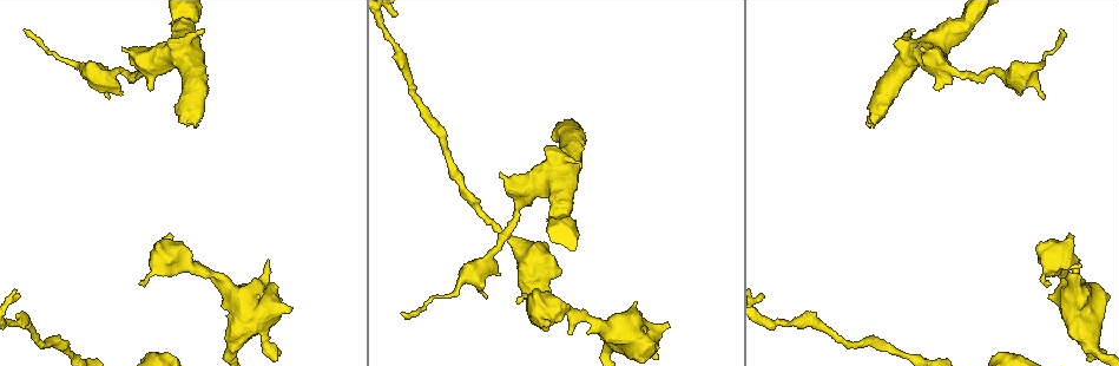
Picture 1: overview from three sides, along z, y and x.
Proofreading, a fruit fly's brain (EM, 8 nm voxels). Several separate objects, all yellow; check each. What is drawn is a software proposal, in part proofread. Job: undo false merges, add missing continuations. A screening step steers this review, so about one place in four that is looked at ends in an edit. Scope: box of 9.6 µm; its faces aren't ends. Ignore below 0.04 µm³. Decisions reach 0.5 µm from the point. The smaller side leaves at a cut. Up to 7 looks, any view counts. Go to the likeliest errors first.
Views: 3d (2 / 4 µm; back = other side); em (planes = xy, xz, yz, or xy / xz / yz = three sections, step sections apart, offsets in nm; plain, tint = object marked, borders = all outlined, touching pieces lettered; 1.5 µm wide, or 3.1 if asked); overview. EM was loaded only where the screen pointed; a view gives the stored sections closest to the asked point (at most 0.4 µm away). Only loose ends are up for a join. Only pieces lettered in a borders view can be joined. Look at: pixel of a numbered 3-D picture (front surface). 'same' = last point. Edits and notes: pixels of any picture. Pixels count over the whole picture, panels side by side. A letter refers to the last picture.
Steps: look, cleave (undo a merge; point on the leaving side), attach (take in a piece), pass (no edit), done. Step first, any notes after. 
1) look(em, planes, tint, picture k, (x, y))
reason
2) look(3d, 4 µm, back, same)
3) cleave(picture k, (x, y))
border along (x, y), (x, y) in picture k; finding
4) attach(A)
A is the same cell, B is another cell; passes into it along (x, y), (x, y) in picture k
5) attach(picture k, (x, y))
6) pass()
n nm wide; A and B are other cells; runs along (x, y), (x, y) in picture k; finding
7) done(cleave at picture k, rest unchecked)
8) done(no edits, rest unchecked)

look(em, planes, borders, picture 1, (189, 124))
stops while still wide

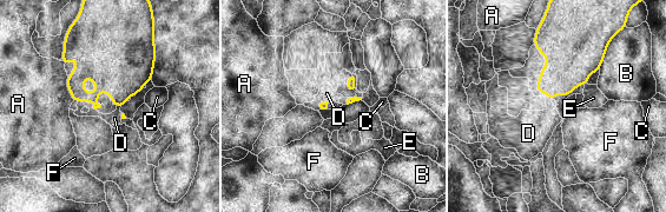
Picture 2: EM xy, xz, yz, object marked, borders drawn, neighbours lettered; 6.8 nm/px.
attach(D)
B touches over 220 nm; D is the same cell, A, B, C, E and F are other cells; the neuron continues

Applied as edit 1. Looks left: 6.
look(em, planes, tint, picture 1, (1051, 285))
stops while still wide

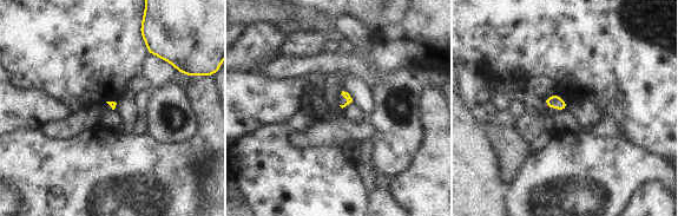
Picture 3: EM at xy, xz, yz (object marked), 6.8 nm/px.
look(em, planes, borders, same)
what lies round it

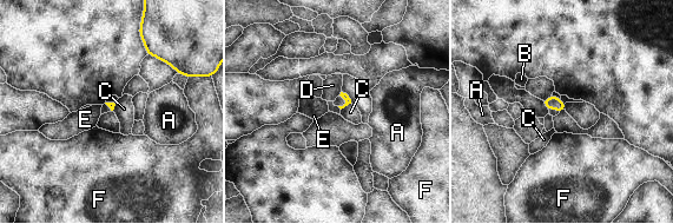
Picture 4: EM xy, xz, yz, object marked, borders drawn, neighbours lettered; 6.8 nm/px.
pass()
D touches over 90 nm; A, B, C, D, E and F are other cells; none of them fits

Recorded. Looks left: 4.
look(em, planes, plain, picture 1, (920, 51))
stops while still wide

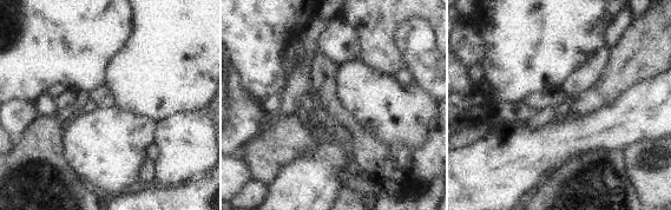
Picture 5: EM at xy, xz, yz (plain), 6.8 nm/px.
look(em, planes, borders, same)
what lies round it

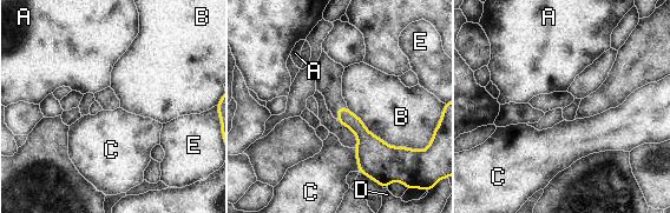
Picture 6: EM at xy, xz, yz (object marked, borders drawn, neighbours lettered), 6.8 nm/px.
pass()
A, B, C, D and E are other cells; no lettered piece goes on from it

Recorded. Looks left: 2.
done(attach at picture 2, rest unchecked)

